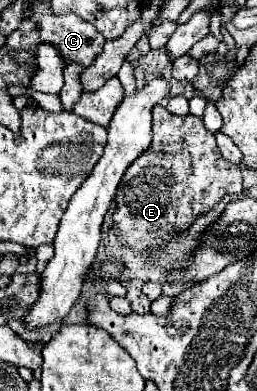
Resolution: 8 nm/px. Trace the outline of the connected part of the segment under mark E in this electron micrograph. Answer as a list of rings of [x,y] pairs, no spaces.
[[[155,106],[153,108],[153,144],[151,148],[147,148],[147,152],[143,152],[143,156],[139,156],[139,160],[135,160],[135,164],[131,164],[131,168],[127,168],[127,172],[123,174],[123,180],[117,188],[115,194],[115,202],[117,208],[113,212],[113,222],[115,222],[115,232],[121,238],[123,244],[129,244],[135,250],[145,252],[151,246],[159,246],[163,244],[163,240],[177,232],[177,230],[185,230],[199,214],[209,212],[225,194],[241,194],[241,168],[237,164],[227,162],[215,142],[215,134],[207,132],[207,128],[203,128],[203,120],[189,114],[189,116],[175,116],[169,114],[163,106]]]

